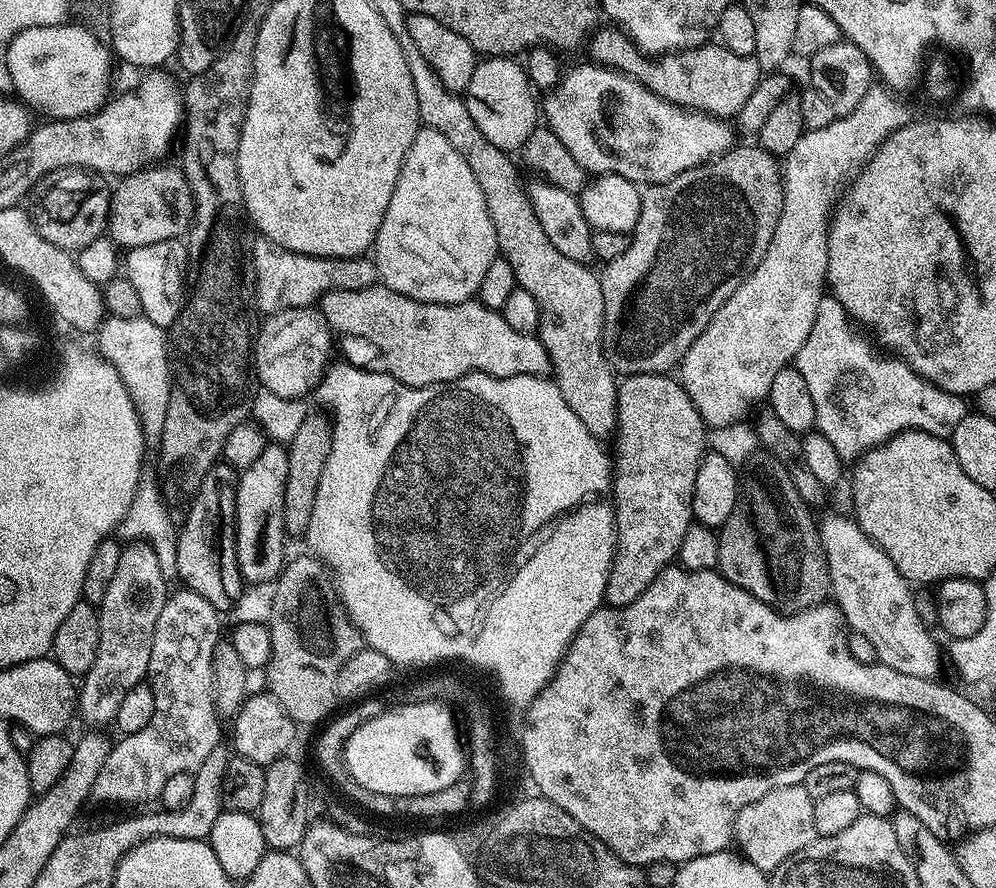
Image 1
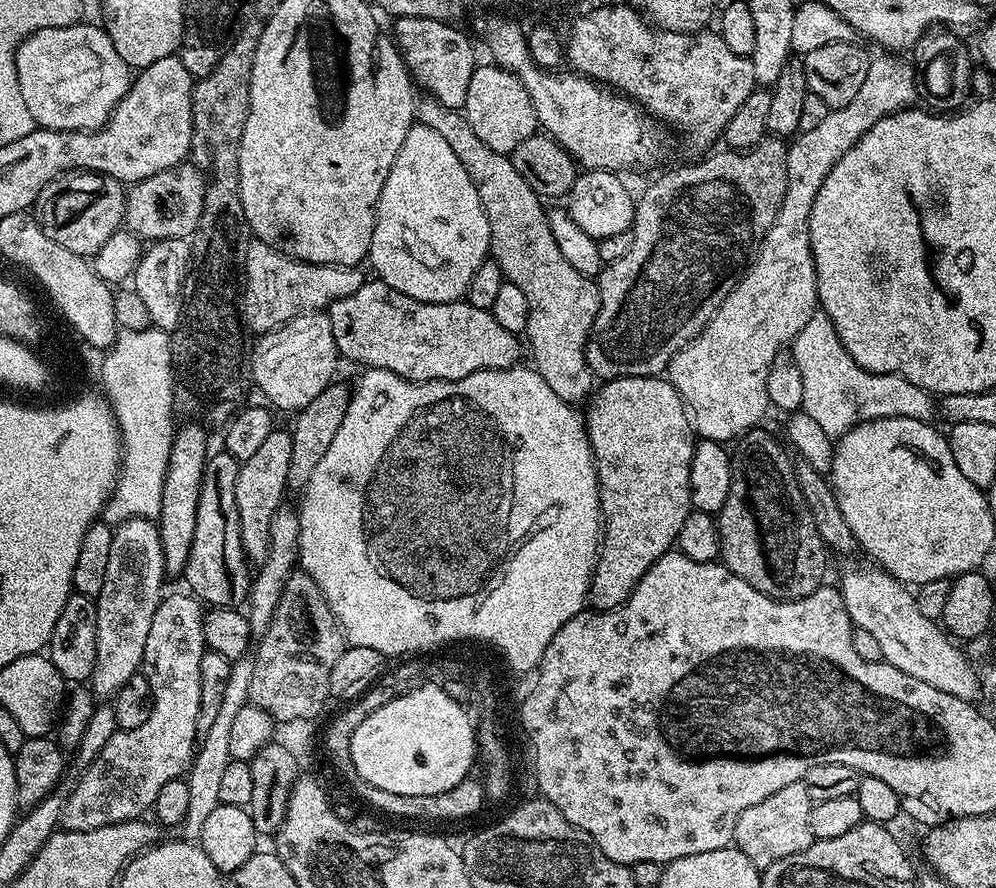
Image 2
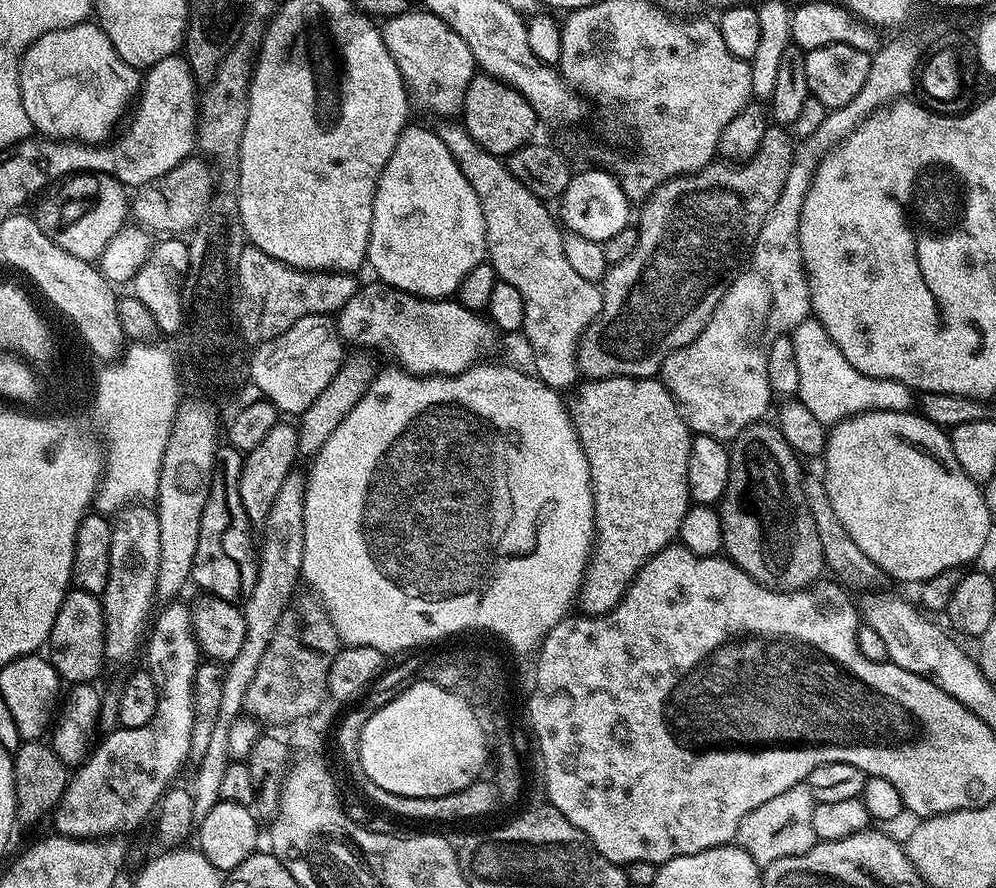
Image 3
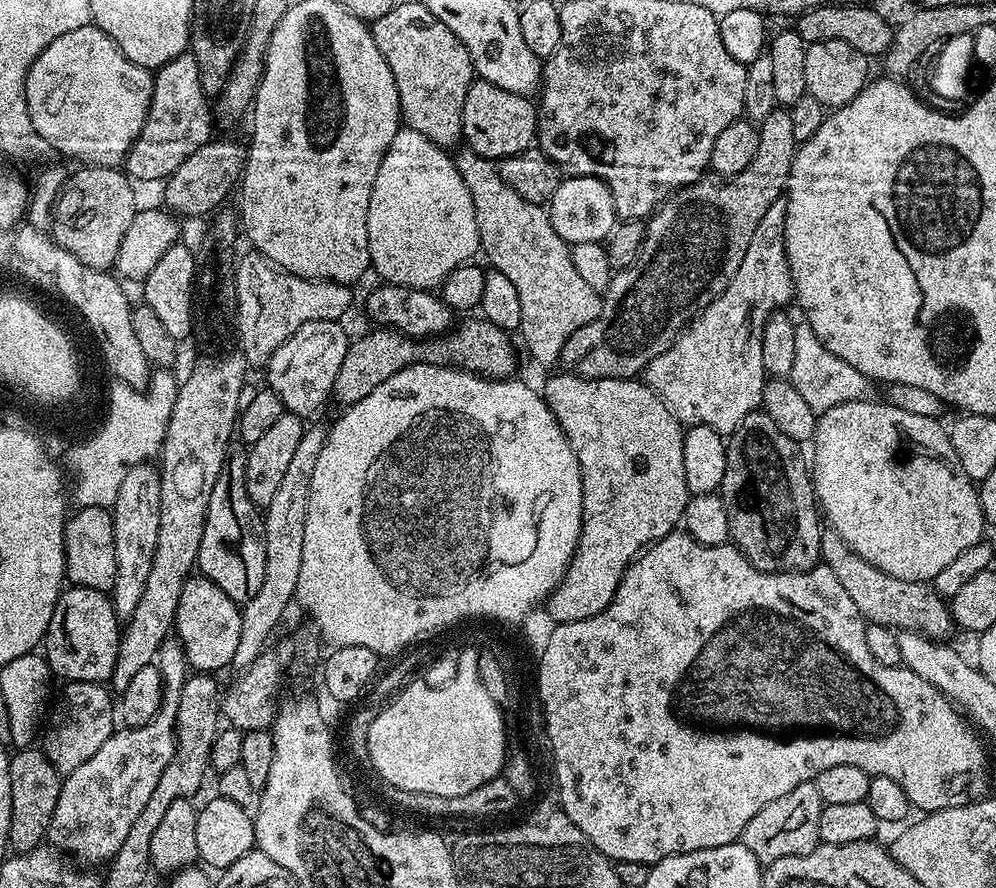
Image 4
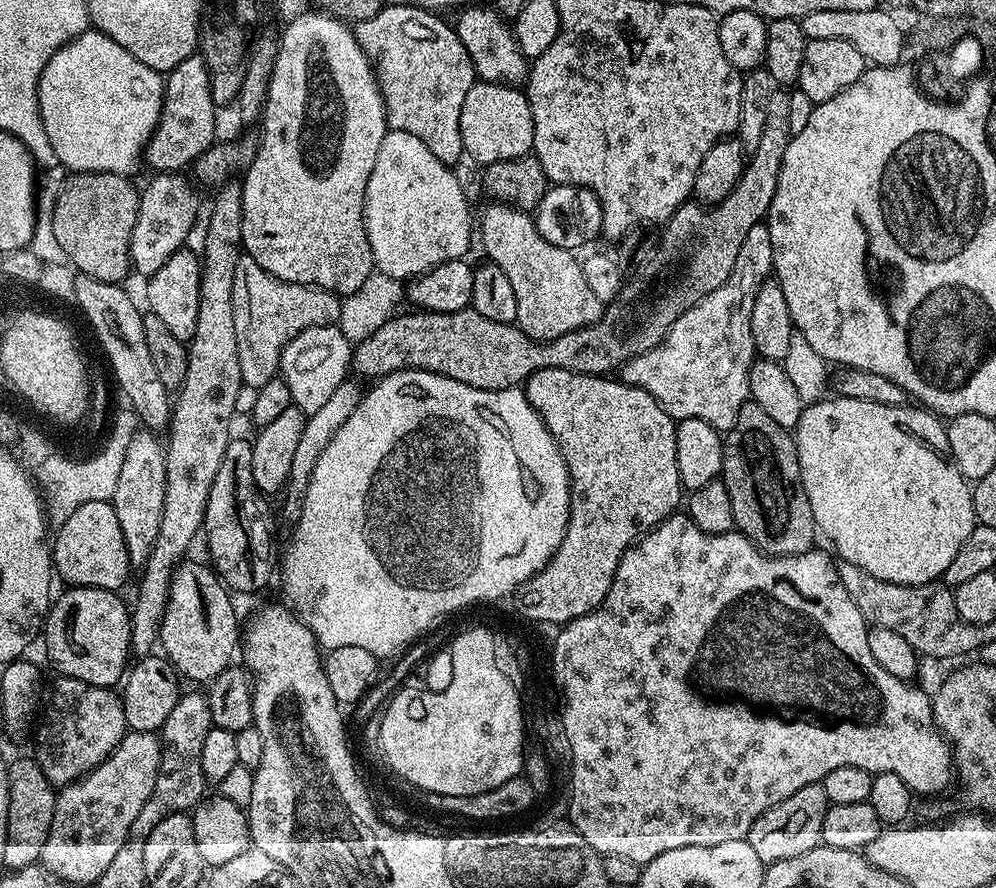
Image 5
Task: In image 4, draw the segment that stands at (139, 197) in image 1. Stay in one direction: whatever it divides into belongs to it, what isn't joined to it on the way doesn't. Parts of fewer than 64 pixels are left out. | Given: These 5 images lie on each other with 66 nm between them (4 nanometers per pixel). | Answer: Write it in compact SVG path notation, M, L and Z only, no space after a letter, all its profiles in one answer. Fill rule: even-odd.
M213 138L206 141L174 174L163 181L164 204L167 211L177 217L204 216L215 213L225 203L228 195L233 195L244 175L244 163L248 161L248 149L243 143L236 140L219 140ZM224 200L224 201L223 201ZM208 212L208 213L207 213Z

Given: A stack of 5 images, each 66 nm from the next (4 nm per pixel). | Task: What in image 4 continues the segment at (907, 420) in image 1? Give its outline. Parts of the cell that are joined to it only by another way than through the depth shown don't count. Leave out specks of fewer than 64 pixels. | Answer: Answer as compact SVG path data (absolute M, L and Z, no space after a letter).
M806 322L796 324L794 330L794 366L790 382L798 394L802 394L802 399L808 403L810 410L817 414L830 410L834 406L842 406L851 400L862 400L869 395L868 387L870 381L863 376L850 362L842 362L838 354L830 354L826 346L814 334L814 330Z

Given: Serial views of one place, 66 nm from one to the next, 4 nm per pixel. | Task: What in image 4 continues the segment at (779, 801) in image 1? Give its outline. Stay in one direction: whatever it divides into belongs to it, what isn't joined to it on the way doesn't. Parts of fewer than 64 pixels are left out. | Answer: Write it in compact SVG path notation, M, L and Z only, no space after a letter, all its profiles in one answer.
M809 782L802 786L794 786L790 794L782 794L782 798L774 798L750 822L746 822L746 830L742 837L742 843L761 865L773 864L778 858L790 858L810 854L821 843L818 834L818 822L824 809L824 800L818 794L815 783Z

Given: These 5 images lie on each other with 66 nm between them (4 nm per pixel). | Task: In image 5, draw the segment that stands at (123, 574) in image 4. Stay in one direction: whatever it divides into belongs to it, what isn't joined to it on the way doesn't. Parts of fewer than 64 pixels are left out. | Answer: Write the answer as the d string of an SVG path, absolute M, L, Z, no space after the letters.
M147 430L137 431L122 458L122 470L118 470L118 486L114 486L111 504L118 514L118 526L122 526L128 559L133 565L143 565L150 550L156 545L158 522L164 517L166 498L165 449L155 435Z

